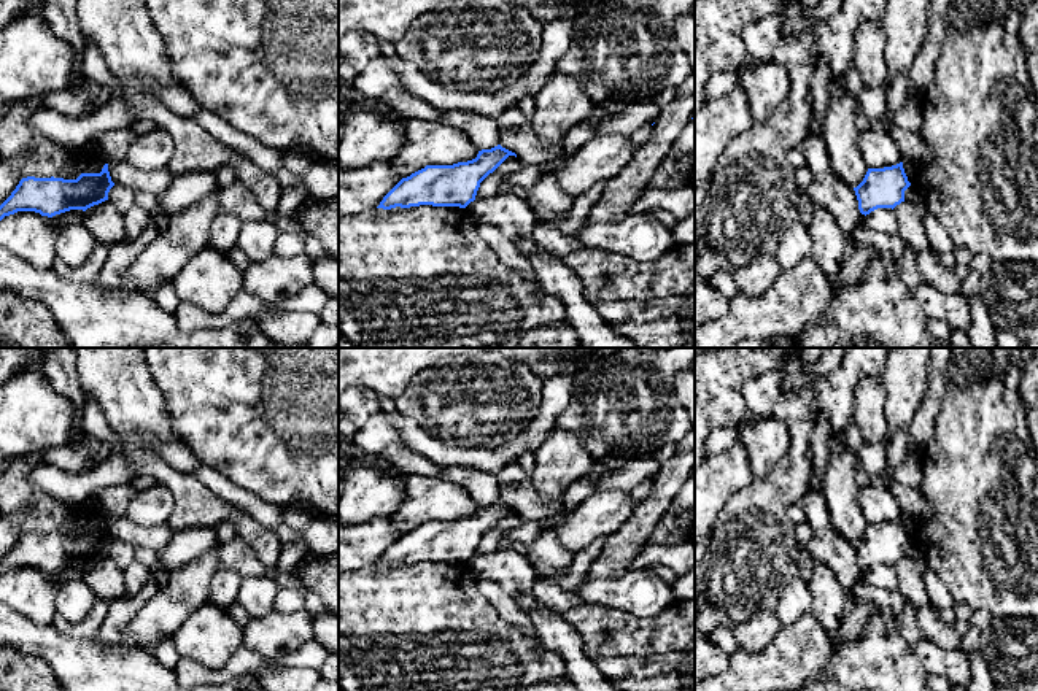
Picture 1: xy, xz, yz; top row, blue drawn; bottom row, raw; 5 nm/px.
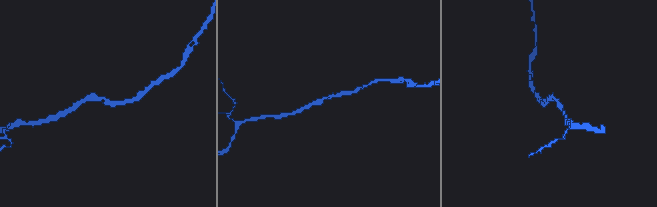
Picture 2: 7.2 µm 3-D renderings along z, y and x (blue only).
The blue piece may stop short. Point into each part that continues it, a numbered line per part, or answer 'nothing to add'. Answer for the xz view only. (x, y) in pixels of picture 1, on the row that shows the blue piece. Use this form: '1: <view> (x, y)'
nothing to add

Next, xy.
nothing to add

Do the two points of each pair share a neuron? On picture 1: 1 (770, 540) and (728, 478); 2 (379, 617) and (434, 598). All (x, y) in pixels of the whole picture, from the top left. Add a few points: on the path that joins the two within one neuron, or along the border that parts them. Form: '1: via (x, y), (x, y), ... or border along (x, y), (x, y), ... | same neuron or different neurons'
1: border along (754, 477), (728, 501), (716, 523) | different neurons
2: via (393, 617), (415, 617), (420, 612) | same neuron

